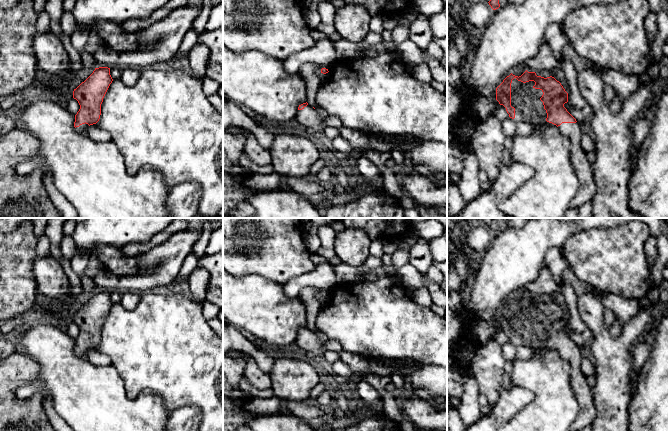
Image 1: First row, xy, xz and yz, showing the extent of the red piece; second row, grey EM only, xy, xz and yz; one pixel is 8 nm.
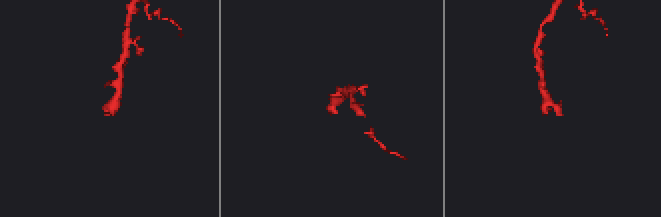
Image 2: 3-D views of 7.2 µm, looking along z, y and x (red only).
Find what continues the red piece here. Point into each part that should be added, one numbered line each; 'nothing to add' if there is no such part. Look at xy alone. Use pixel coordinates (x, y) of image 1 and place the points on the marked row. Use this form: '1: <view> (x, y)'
1: xy (83, 128)

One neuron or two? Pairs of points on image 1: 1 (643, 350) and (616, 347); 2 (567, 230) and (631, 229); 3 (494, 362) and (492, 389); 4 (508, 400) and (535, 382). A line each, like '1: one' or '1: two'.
1: two
2: two
3: one
4: two

